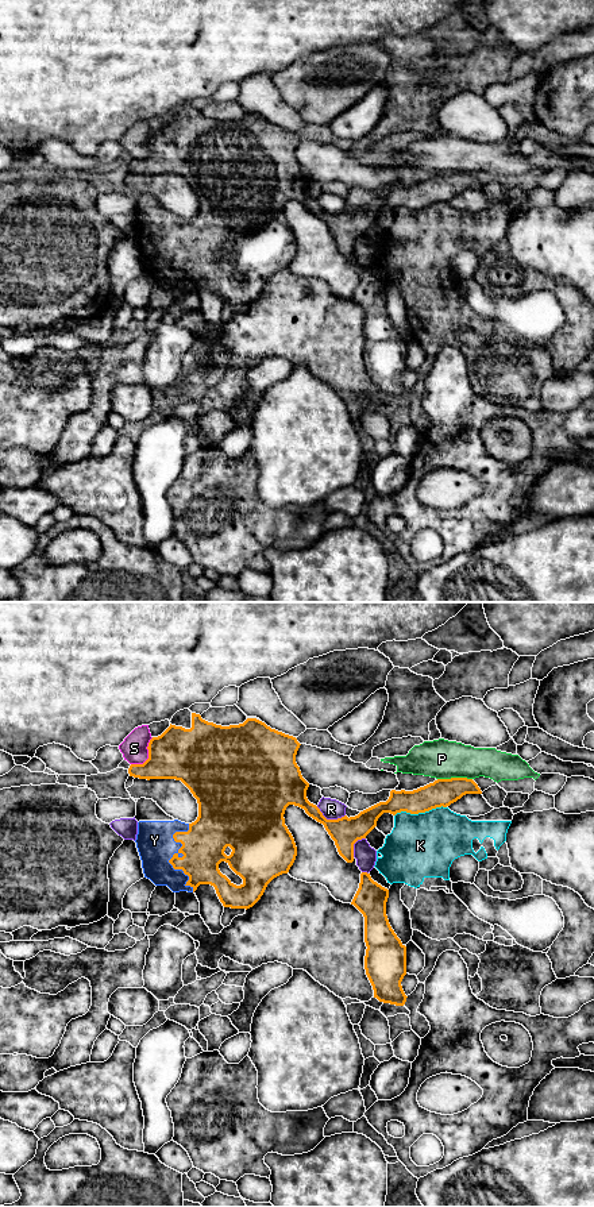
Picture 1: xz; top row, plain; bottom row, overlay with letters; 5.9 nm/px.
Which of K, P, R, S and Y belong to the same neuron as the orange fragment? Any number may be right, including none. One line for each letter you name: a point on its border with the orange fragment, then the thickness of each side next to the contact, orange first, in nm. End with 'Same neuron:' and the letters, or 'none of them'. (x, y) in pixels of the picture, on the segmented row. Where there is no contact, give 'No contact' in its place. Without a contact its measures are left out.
Y: Touches orange at xz (173, 855). Thickness 260 nm (orange) against 220 nm
Same neuron: Y

